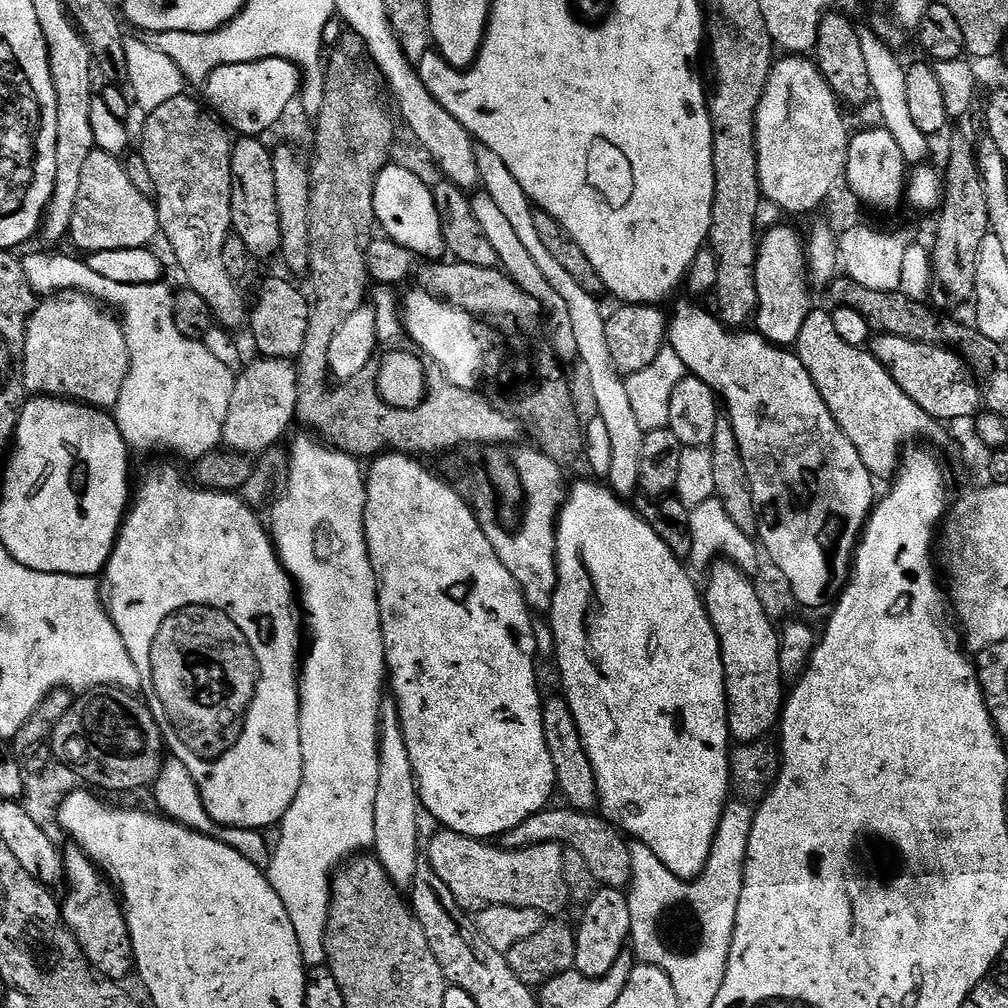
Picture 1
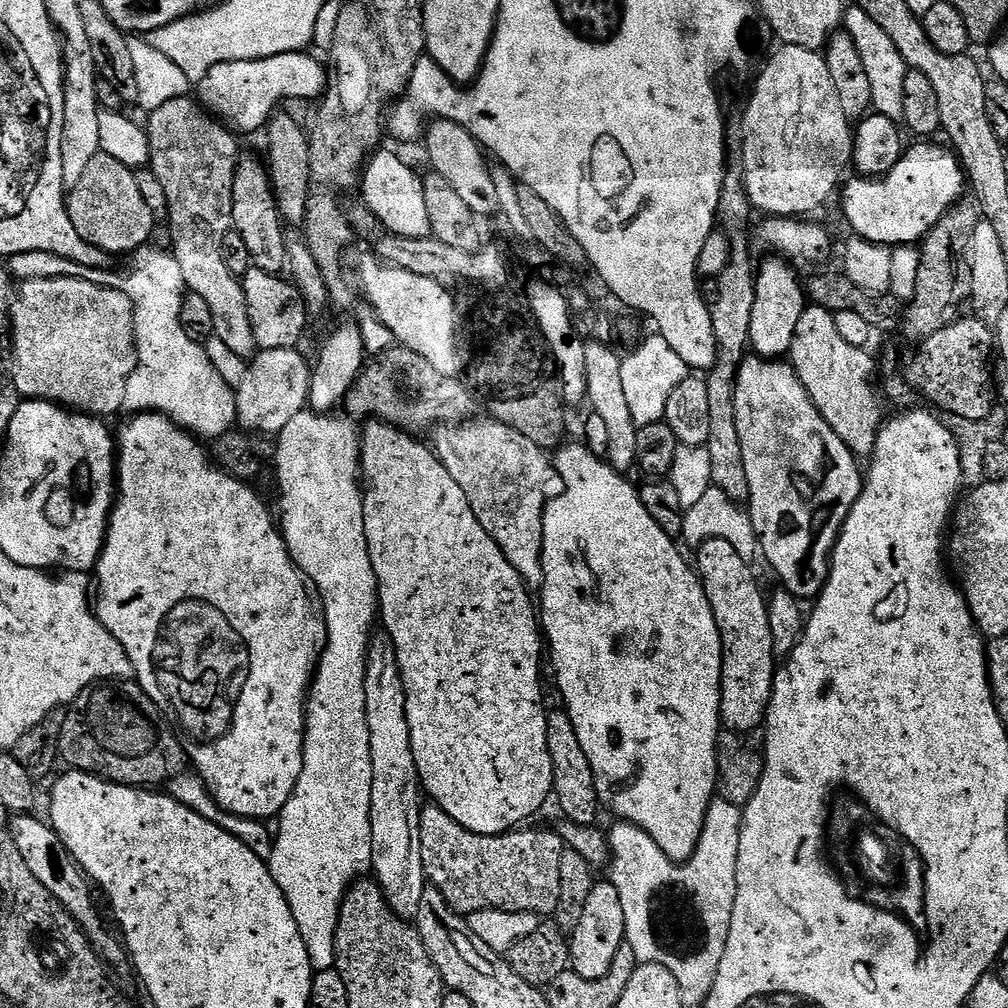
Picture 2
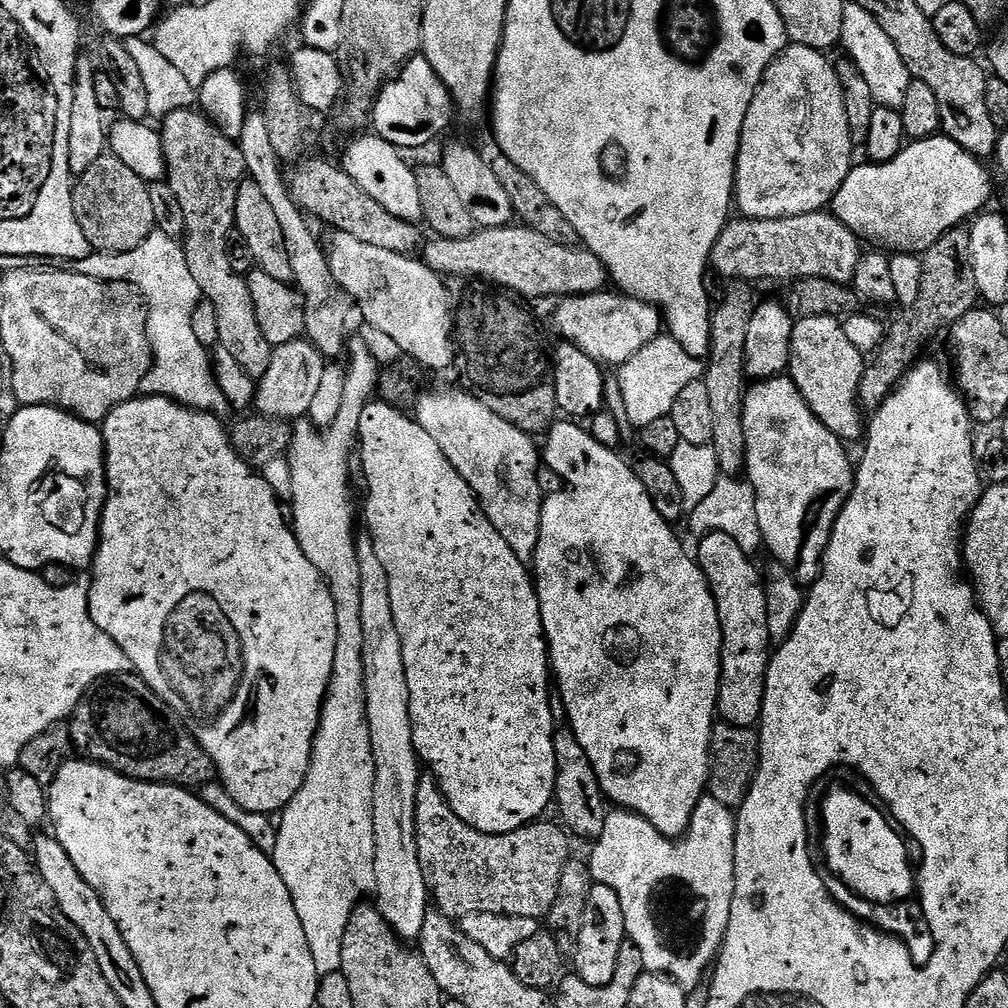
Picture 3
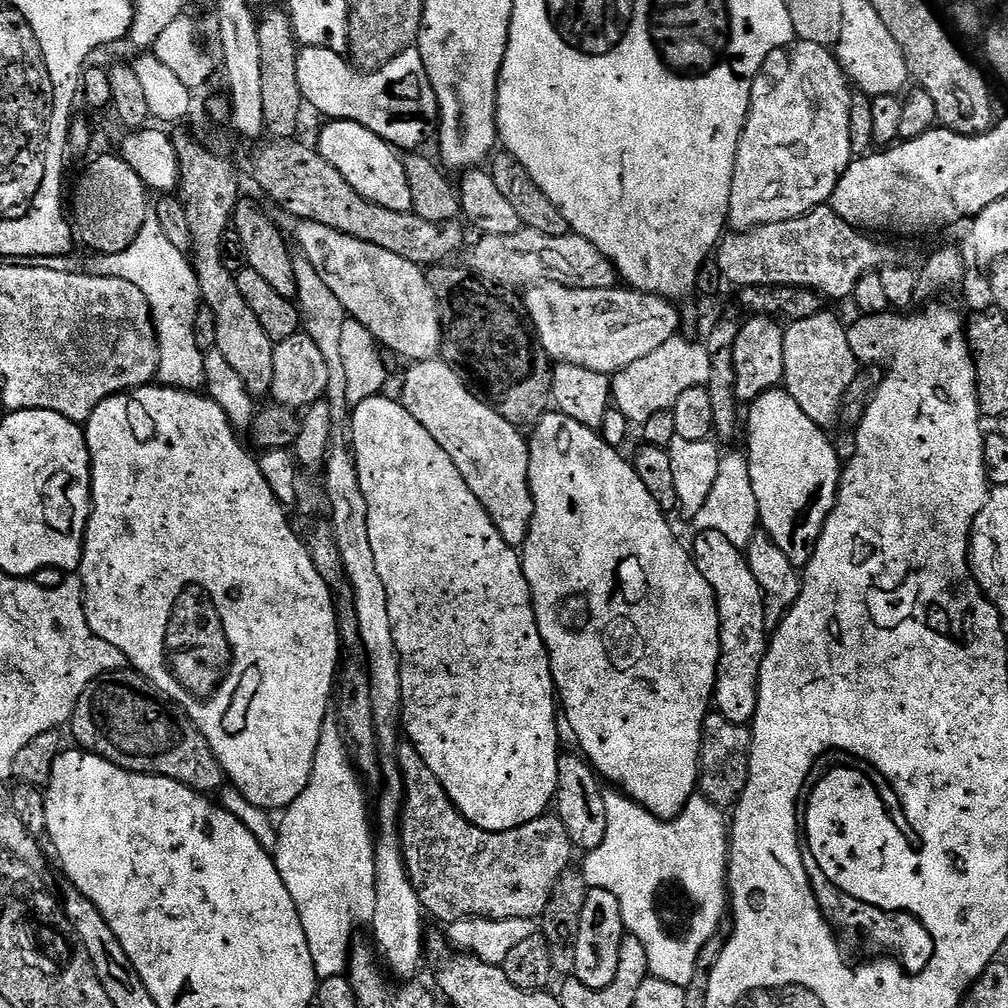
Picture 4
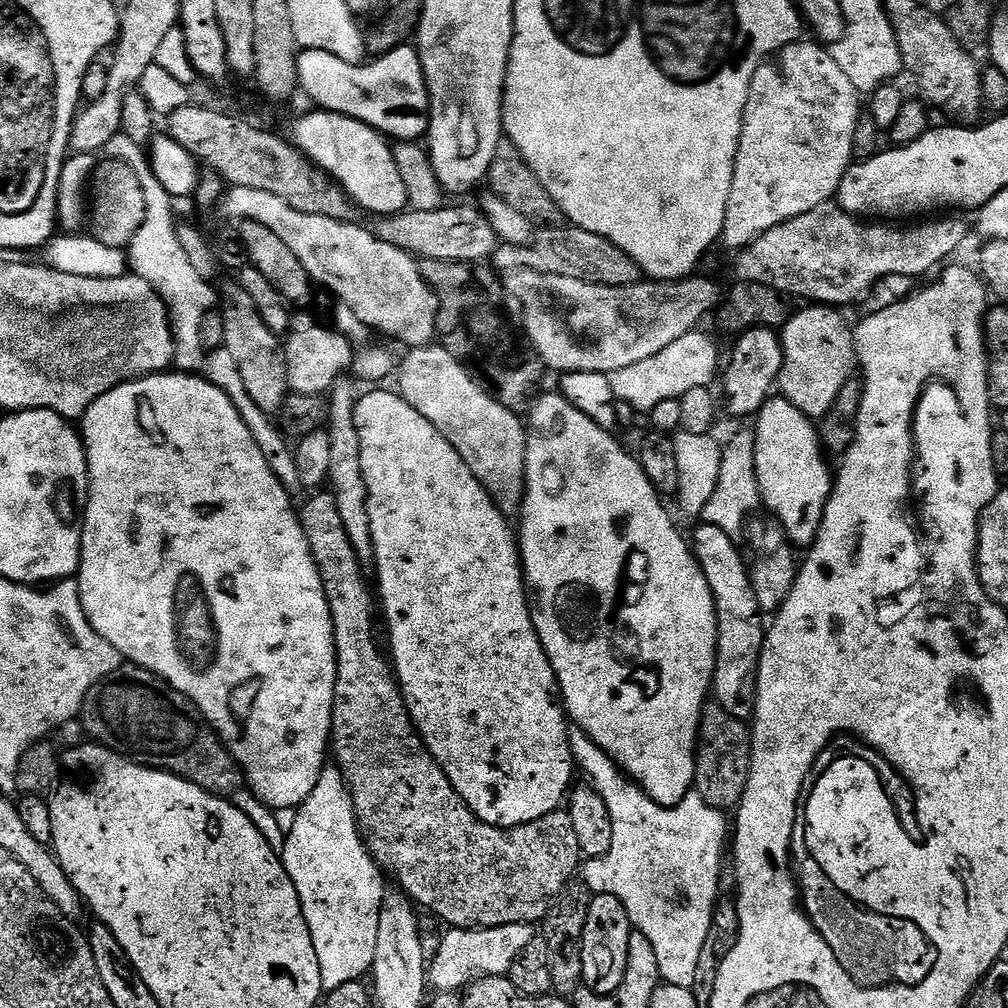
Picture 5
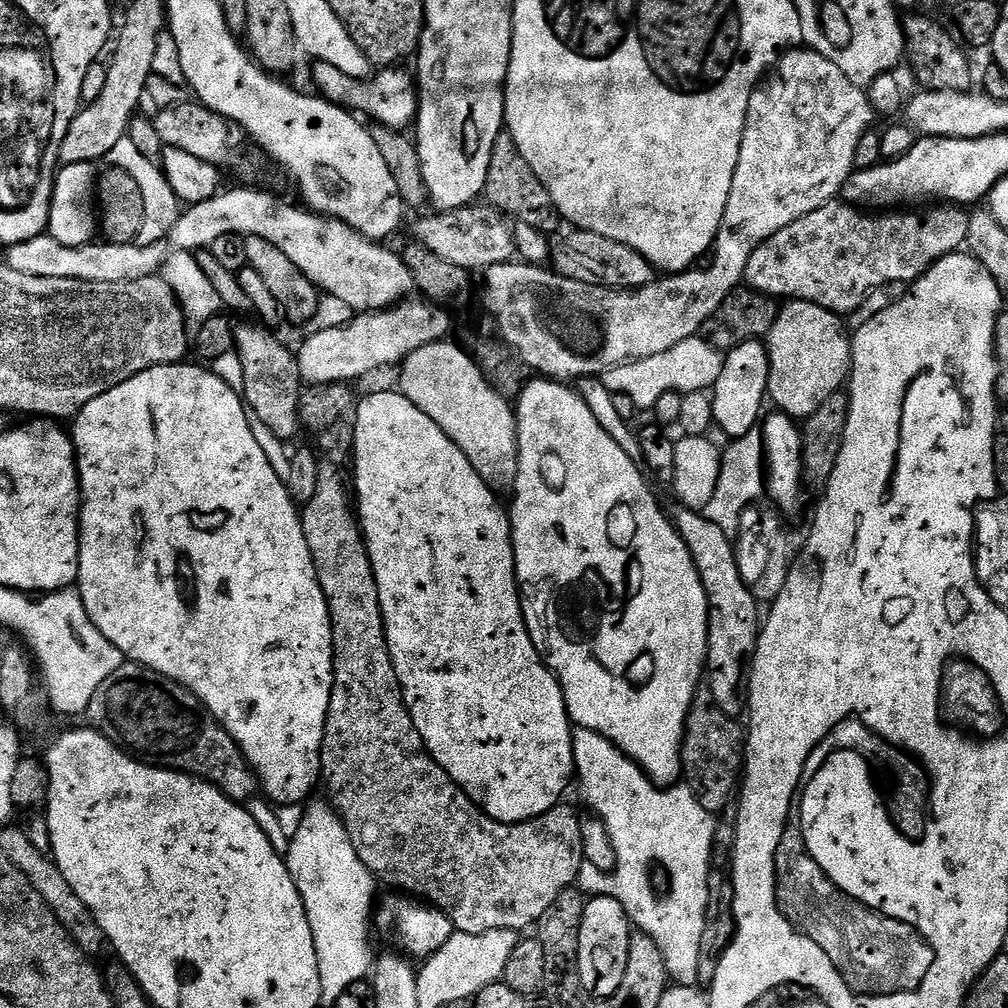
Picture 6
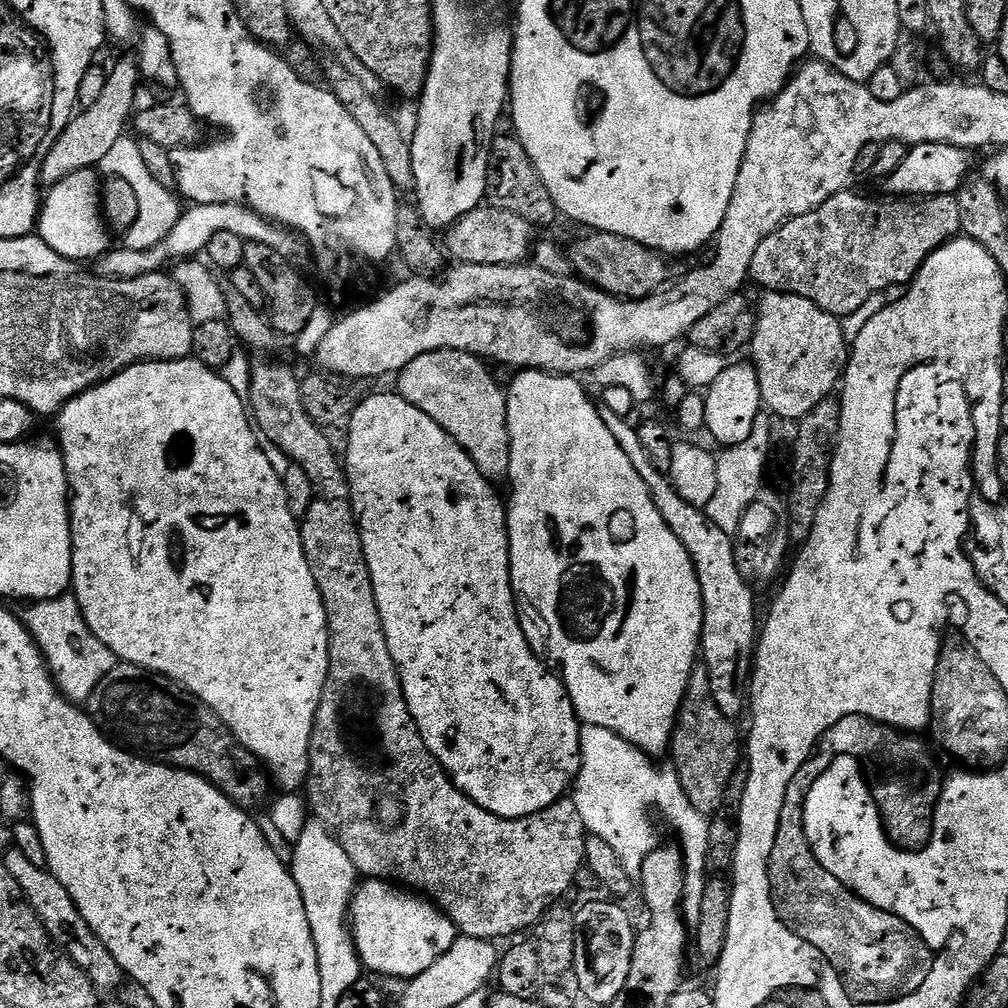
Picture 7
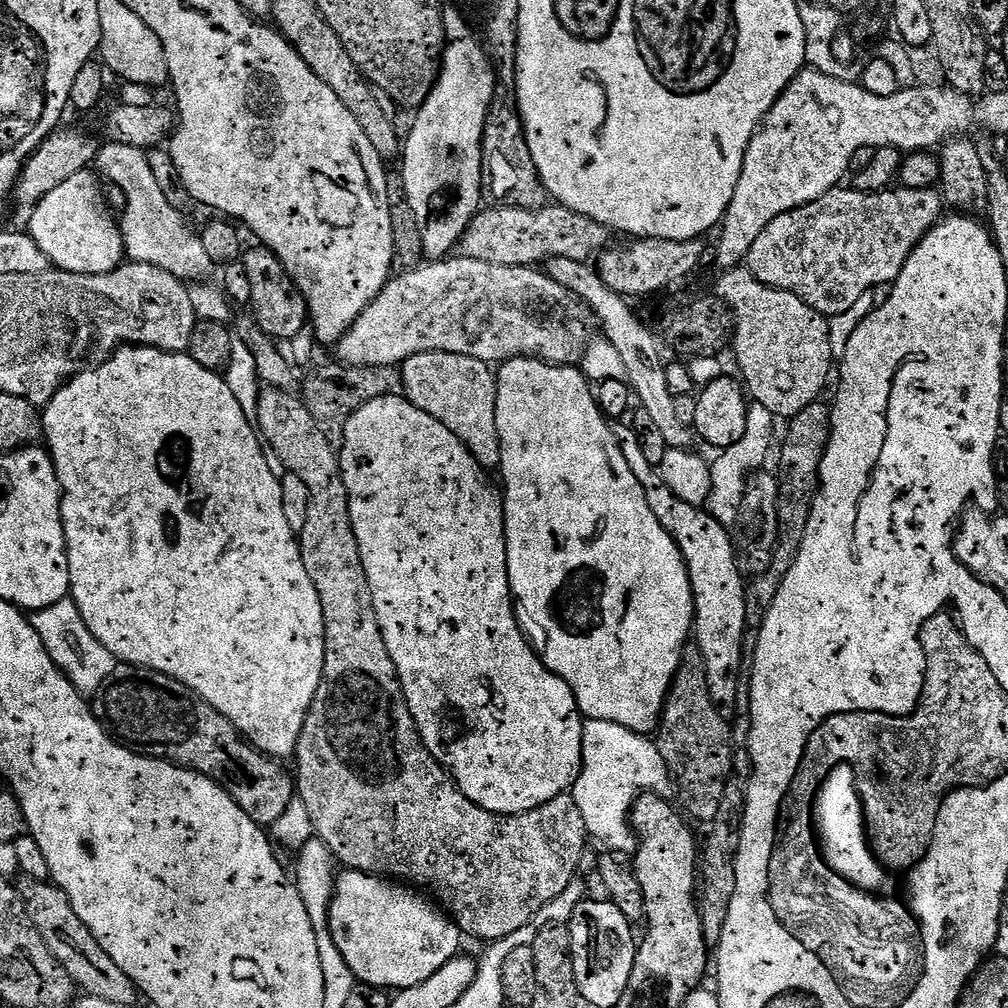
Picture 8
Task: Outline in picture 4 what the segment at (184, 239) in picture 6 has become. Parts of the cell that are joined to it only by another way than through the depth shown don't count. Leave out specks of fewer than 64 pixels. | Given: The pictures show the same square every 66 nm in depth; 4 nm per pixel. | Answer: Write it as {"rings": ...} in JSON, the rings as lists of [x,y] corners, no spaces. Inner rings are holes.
{"rings":[[[301,220],[295,226],[296,240],[300,243],[299,251],[323,273],[326,284],[338,296],[347,315],[362,322],[362,326],[370,330],[377,344],[389,353],[392,351],[405,356],[408,362],[430,360],[439,353],[436,351],[441,351],[440,301],[436,299],[435,290],[429,286],[425,269],[421,265],[406,262],[406,258],[398,258],[398,254],[382,250],[382,246],[374,246],[338,230],[330,230],[330,226],[322,226],[318,222]]]}

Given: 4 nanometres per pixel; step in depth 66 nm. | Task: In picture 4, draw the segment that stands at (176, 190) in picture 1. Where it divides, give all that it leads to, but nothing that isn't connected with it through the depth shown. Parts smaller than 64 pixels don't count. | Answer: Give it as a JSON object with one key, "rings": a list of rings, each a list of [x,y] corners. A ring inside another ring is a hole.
{"rings":[[[192,136],[175,137],[176,161],[180,163],[180,187],[178,195],[186,206],[186,218],[190,218],[190,232],[194,253],[192,260],[200,283],[203,303],[214,310],[214,322],[218,322],[218,338],[215,351],[221,352],[234,366],[238,378],[246,382],[246,390],[254,398],[267,397],[274,382],[274,350],[276,344],[262,330],[262,322],[250,310],[250,302],[242,294],[236,277],[226,270],[222,258],[222,238],[230,231],[232,214],[242,199],[240,176],[236,168],[224,156],[211,152]]]}

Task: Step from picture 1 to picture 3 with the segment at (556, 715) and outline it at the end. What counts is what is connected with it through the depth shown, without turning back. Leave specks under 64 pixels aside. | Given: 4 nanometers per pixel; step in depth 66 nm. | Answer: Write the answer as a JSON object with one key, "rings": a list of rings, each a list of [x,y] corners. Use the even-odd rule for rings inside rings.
{"rings":[[[571,730],[557,731],[554,735],[554,762],[556,763],[556,795],[554,808],[560,811],[559,823],[573,837],[581,836],[587,842],[594,842],[602,834],[602,826],[606,826],[609,809],[604,808],[606,797],[598,782],[598,774],[594,774],[594,766],[590,766],[590,758],[586,758],[586,750],[582,750],[582,742]]]}

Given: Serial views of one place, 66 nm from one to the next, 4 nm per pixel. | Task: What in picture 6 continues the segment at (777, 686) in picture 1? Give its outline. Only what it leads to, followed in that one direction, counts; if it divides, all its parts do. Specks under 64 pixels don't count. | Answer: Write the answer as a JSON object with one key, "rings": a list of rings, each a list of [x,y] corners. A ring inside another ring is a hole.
{"rings":[[[677,507],[674,523],[676,532],[682,538],[684,545],[690,550],[694,566],[702,578],[702,586],[708,599],[708,663],[706,665],[706,687],[714,694],[714,702],[720,709],[733,718],[740,718],[746,712],[746,689],[748,673],[752,670],[752,659],[756,653],[756,643],[762,627],[762,612],[759,612],[758,602],[752,596],[749,585],[744,583],[744,575],[736,561],[736,548],[733,541],[721,528],[714,526],[704,512],[695,512],[693,508]]]}

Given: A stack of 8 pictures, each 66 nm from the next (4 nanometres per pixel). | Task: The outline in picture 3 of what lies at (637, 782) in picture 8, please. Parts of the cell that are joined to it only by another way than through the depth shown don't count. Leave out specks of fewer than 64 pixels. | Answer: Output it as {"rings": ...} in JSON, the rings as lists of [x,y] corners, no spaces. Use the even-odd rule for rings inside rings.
{"rings":[[[705,794],[690,818],[690,826],[677,842],[673,837],[654,830],[646,818],[634,812],[612,810],[606,818],[606,826],[602,826],[602,834],[591,845],[593,881],[610,886],[610,890],[618,894],[618,902],[622,902],[622,918],[626,918],[627,939],[642,950],[645,969],[669,976],[685,990],[697,988],[705,979],[717,959],[728,929],[734,898],[736,818],[733,809],[722,806],[722,802]]]}

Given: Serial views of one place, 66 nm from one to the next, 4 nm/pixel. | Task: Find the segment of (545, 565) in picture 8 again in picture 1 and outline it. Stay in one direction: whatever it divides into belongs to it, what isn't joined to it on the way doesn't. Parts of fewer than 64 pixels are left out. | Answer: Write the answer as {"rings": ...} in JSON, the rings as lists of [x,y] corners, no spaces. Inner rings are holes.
{"rings":[[[587,479],[578,481],[573,488],[571,485],[570,495],[565,499],[564,507],[560,509],[560,519],[556,521],[556,573],[558,574],[558,582],[556,583],[556,593],[552,599],[550,619],[552,619],[552,640],[556,643],[556,664],[560,667],[560,680],[564,683],[562,695],[567,700],[570,710],[574,714],[574,722],[578,722],[578,734],[582,734],[582,746],[586,746],[586,754],[590,758],[590,766],[594,766],[594,778],[596,779],[598,794],[600,795],[598,808],[604,819],[615,824],[621,832],[627,834],[633,841],[645,844],[647,848],[654,850],[658,862],[662,862],[662,866],[666,866],[666,870],[670,870],[670,874],[674,874],[679,880],[694,880],[702,874],[702,870],[710,858],[710,850],[714,846],[714,838],[718,834],[720,819],[730,800],[730,785],[728,783],[728,761],[730,759],[728,699],[724,689],[724,671],[722,670],[722,654],[720,653],[718,634],[708,617],[708,608],[704,604],[701,589],[699,587],[696,589],[696,584],[692,581],[691,574],[680,565],[683,564],[681,557],[673,554],[670,546],[666,546],[666,542],[662,542],[662,538],[658,538],[658,534],[654,534],[654,530],[641,518],[640,513],[636,511],[635,507],[628,505],[627,508],[624,505],[627,503],[617,496],[611,488],[597,482],[595,479]]]}

